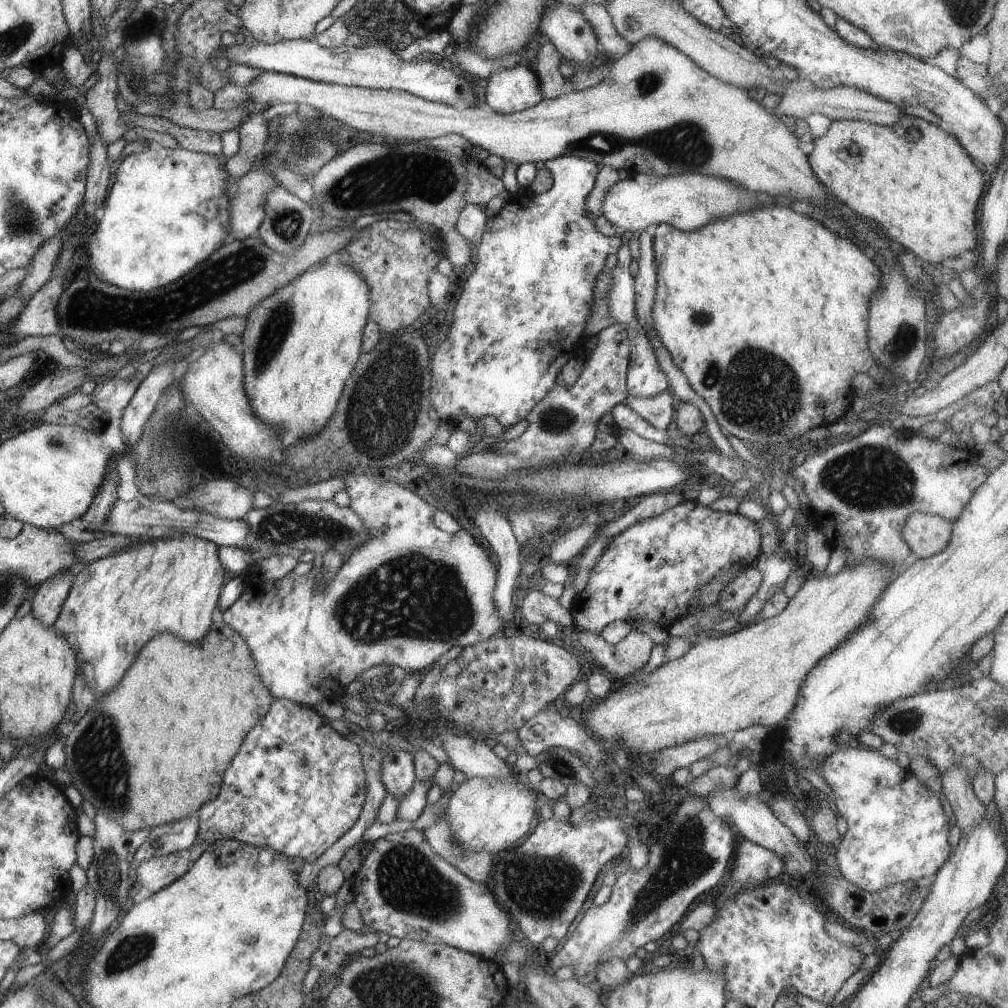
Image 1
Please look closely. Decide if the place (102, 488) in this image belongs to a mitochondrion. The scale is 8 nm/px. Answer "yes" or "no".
no

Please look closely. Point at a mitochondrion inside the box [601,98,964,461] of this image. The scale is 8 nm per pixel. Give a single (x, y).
(756, 391)

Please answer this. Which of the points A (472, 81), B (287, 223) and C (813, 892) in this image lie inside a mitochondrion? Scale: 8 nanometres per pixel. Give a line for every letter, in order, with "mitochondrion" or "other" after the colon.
A: other
B: mitochondrion
C: other

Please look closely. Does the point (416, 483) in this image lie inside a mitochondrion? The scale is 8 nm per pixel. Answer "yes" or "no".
no

